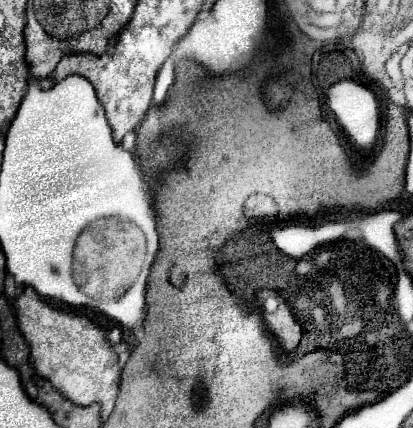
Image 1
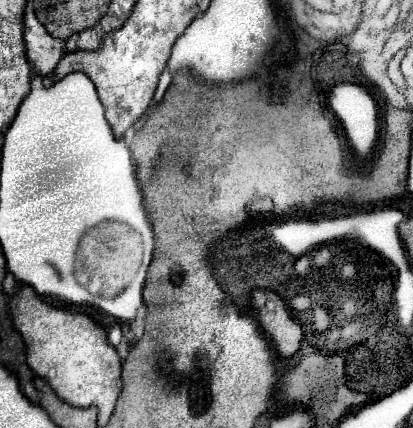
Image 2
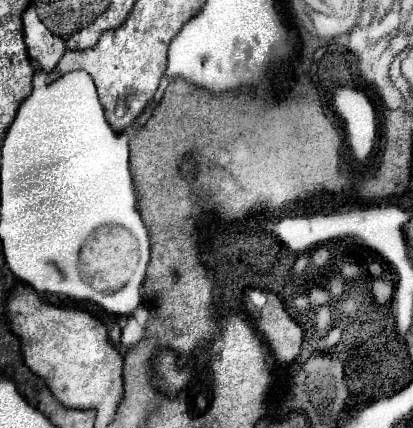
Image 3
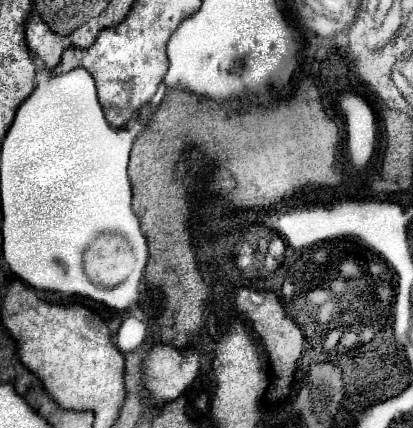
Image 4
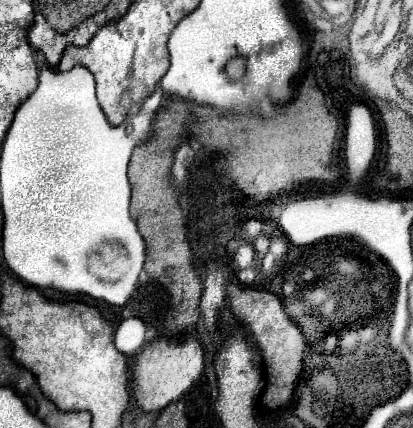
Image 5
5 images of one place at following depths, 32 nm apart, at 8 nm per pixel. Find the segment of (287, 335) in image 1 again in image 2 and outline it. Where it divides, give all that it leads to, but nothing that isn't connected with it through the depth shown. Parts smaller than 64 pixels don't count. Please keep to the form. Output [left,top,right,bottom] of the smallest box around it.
[258,294,302,358]

